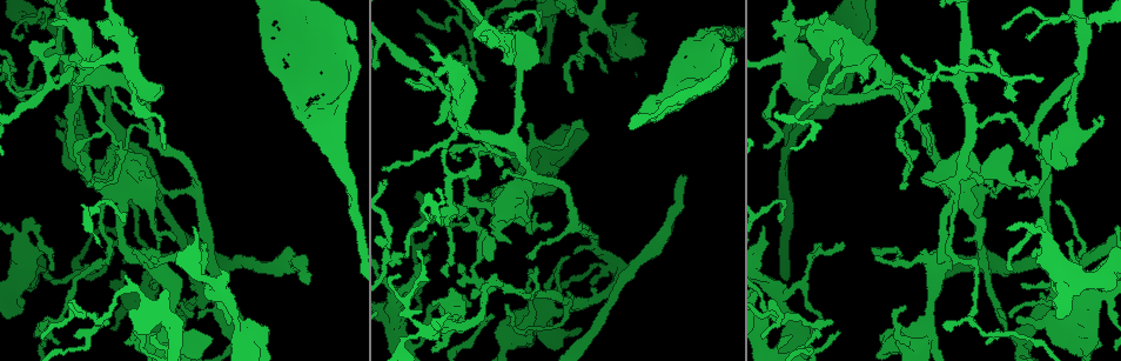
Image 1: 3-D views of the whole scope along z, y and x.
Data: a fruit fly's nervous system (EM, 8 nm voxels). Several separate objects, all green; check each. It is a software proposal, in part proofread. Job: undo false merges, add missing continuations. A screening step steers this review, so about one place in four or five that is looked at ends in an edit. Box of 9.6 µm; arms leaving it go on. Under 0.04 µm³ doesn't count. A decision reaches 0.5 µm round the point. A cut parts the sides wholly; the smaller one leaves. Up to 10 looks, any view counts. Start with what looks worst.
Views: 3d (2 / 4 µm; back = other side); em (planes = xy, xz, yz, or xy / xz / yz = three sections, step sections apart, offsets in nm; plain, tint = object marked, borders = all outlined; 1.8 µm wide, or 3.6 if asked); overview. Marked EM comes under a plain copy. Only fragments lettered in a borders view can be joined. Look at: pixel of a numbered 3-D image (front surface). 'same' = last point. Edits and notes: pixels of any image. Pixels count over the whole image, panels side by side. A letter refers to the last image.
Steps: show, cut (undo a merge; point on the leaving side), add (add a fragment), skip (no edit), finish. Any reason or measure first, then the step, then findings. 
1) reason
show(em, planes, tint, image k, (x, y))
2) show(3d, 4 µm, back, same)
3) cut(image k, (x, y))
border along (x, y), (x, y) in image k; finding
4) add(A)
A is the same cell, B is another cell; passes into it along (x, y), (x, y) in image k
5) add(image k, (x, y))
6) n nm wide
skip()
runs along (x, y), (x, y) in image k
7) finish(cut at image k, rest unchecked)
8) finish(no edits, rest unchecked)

branch stops here
show(em, 3.6 µm, yz, step 8, tint, image 1, (688, 178))

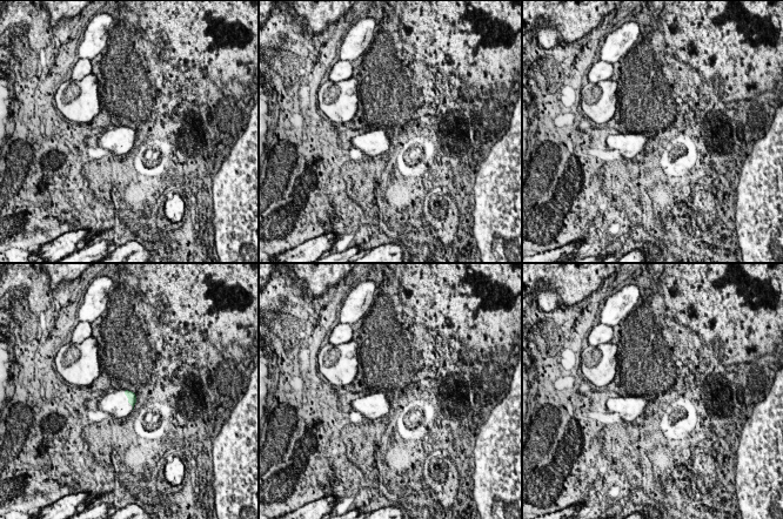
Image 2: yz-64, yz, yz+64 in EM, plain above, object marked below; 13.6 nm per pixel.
show(em, 3.6 µm, planes, borders, same)

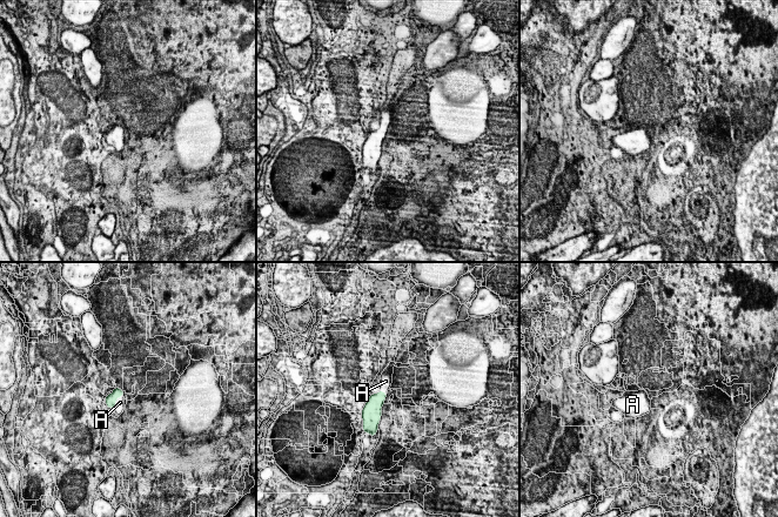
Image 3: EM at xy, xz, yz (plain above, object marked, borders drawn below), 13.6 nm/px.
A touches over 220 nm
add(A)
A is the same cell; passes into it along (111, 400), (115, 402), (120, 402) in image 3; it goes on there

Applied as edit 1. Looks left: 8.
show(overview)

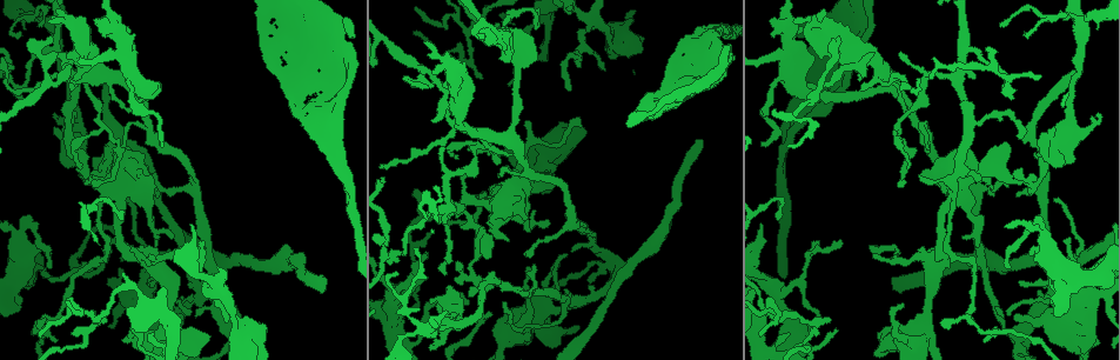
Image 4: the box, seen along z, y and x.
free end
show(3d, 4 µm, image 4, (1049, 301))

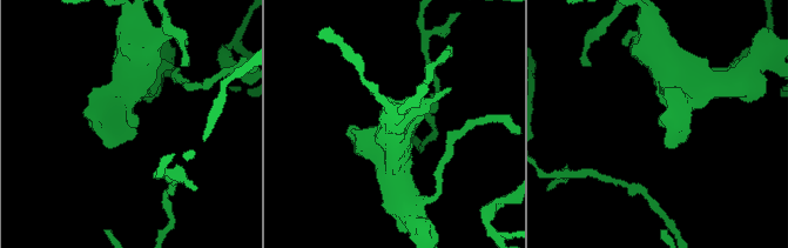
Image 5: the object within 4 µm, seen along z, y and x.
show(em, planes, borders, image 5, (138, 121))

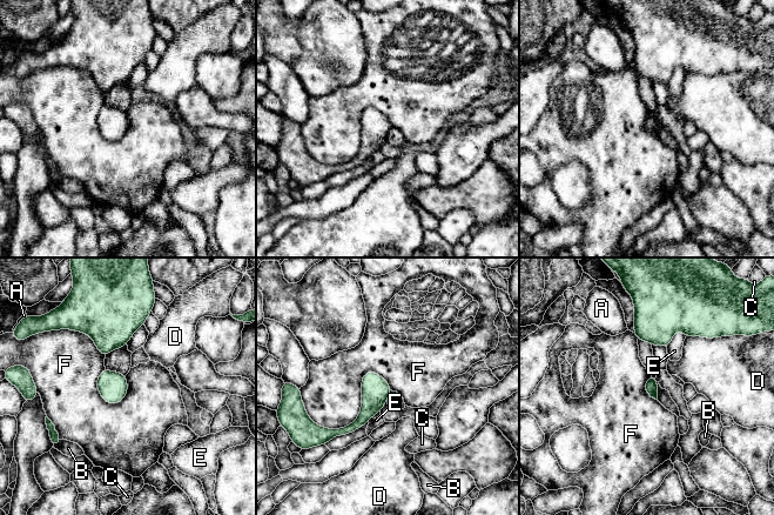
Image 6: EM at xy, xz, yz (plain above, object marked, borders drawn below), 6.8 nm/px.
skip()
A, B, C, D, E and F are other cells; border along (391, 387), (313, 421) in image 6; no lettered fragment goes on from it

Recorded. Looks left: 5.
closes a loop
show(3d, 2 µm, image 4, (327, 93))

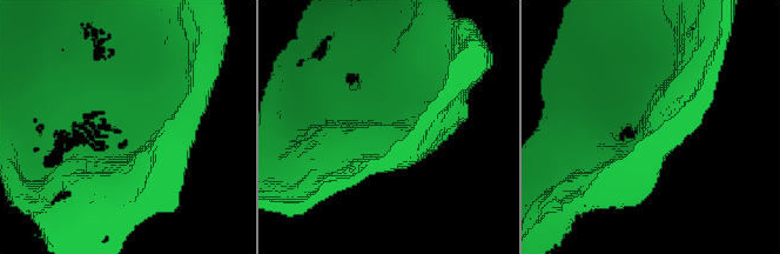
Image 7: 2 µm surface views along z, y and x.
show(em, planes, tint, image 7, (128, 126))

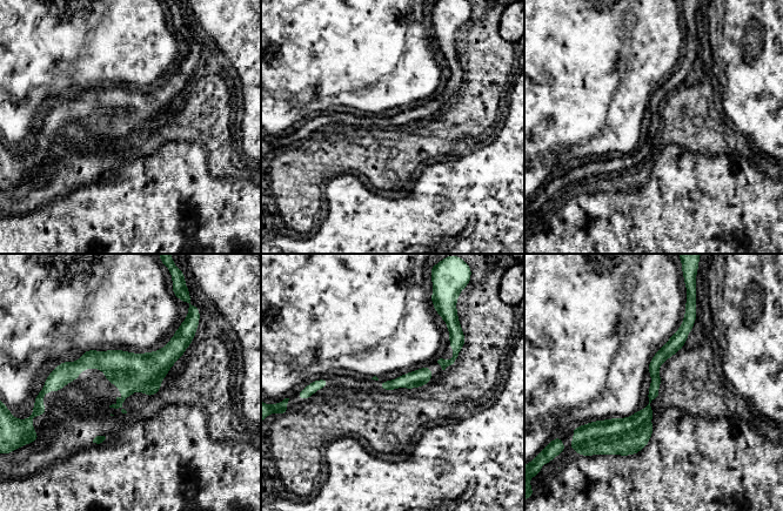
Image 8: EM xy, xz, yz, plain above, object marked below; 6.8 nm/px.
what lies round it
show(em, planes, borders, same)

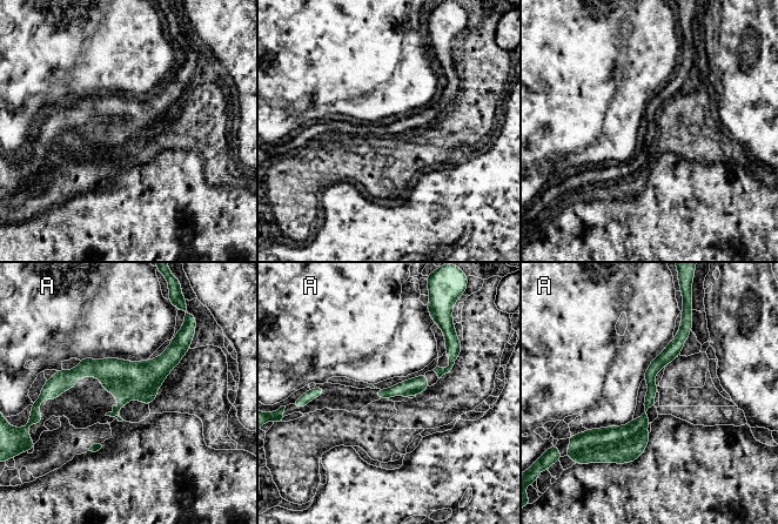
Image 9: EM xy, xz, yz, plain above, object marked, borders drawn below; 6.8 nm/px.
A touches over 480 nm
skip()
A is another cell; all the same neuron

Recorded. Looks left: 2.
branch stops here
show(em, planes, borders, image 4, (130, 252))

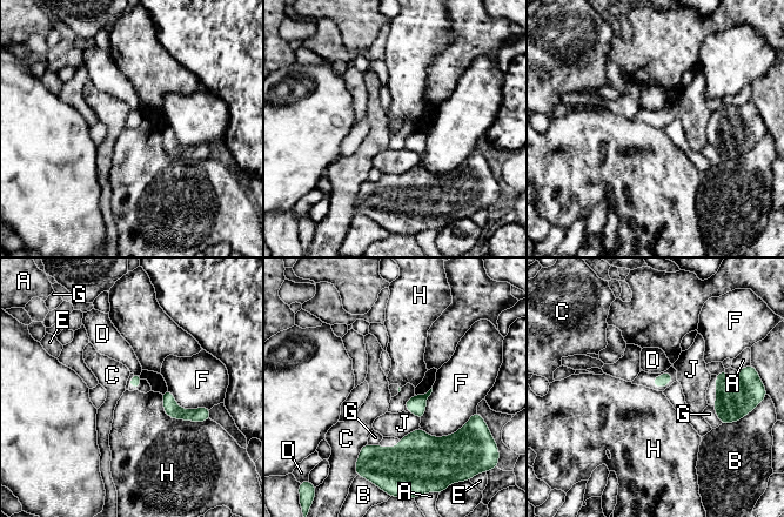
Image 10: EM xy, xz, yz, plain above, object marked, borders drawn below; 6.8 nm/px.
skip()
A, B, C, D, E, F, G, H and J are other cells; border along (160, 394), (171, 417), (207, 421) in image 10; no lettered fragment goes on from it

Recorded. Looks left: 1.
finish(add at image 3, rest unchecked)

